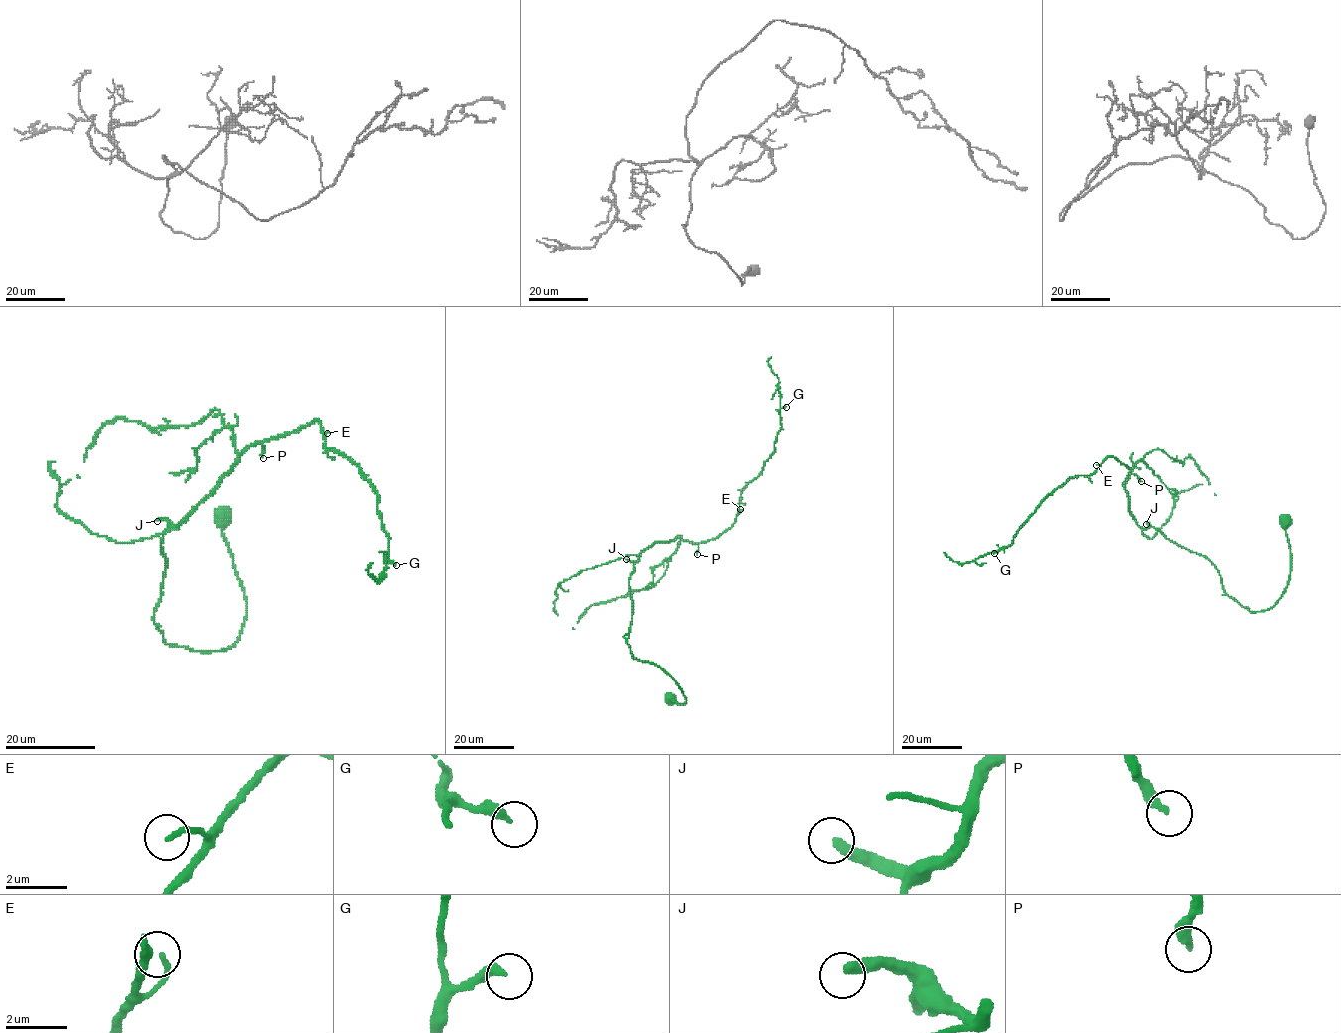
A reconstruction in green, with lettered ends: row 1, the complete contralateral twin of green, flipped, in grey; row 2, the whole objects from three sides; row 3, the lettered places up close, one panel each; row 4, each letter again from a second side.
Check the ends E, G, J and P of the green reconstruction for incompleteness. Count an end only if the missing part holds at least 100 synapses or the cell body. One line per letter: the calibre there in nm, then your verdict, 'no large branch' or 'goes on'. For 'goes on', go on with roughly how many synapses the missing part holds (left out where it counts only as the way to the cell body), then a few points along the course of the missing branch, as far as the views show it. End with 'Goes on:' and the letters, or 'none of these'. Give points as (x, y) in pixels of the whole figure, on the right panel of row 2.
E: 160 nm thick; no large branch
G: 320 nm thick; no large branch
J: 340 nm thick; goes on; about 150 synapses; missing branch runs (1146, 524), (1066, 538), (1019, 581), (1066, 475), (1088, 453), (1163, 435), (1181, 417), (1231, 437)
P: 320 nm thick; no large branch
Goes on: J

